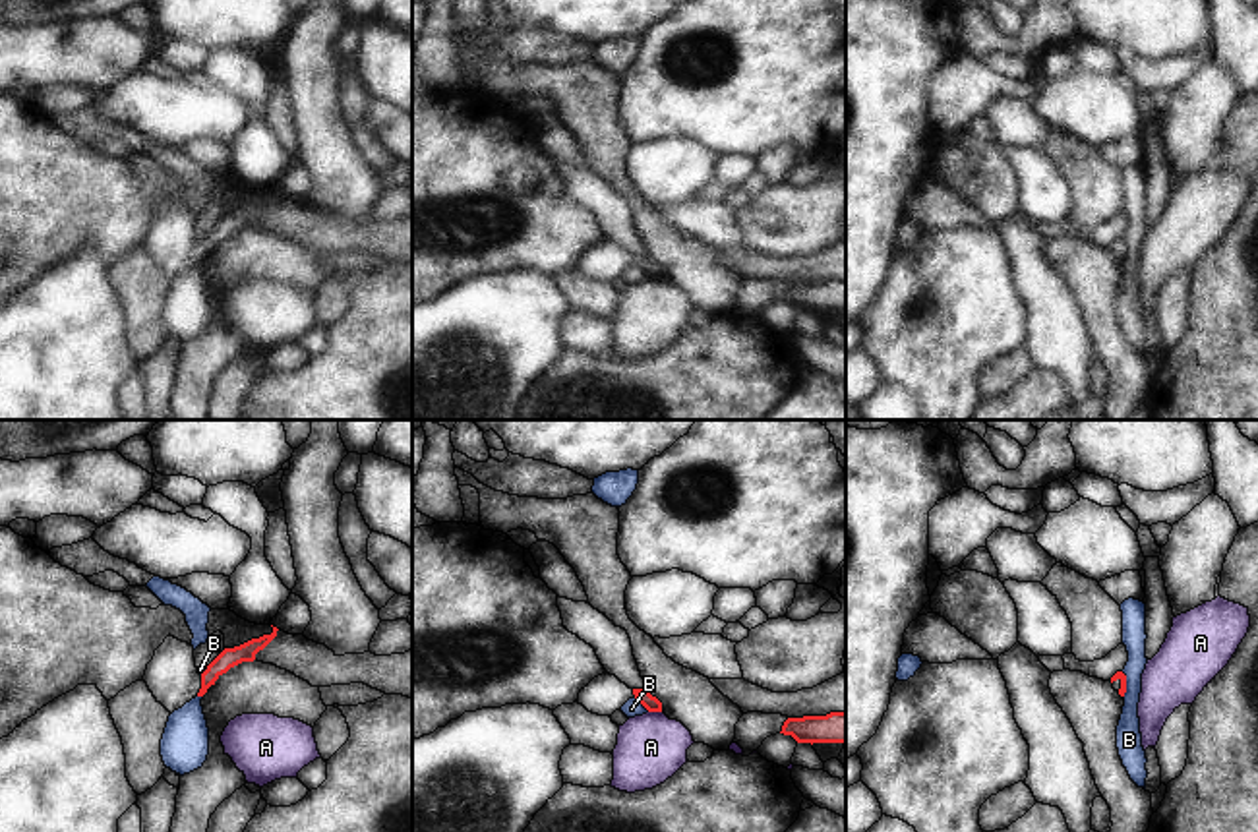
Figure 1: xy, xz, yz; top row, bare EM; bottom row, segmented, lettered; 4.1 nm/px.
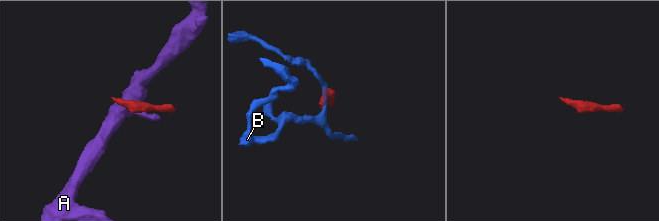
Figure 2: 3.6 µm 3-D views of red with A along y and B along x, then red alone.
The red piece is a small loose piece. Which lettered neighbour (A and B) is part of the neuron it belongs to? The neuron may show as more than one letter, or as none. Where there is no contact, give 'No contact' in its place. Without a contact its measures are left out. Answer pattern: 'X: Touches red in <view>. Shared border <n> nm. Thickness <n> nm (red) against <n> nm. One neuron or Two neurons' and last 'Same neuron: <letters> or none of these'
A: Touches red in xz. Shared border 60 nm. Thickness 70 nm (red) against 280 nm. Two neurons
B: Touches red in xz. Shared border 90 nm. Thickness 70 nm (red) against 70 nm. Two neurons
Same neuron: none of these

